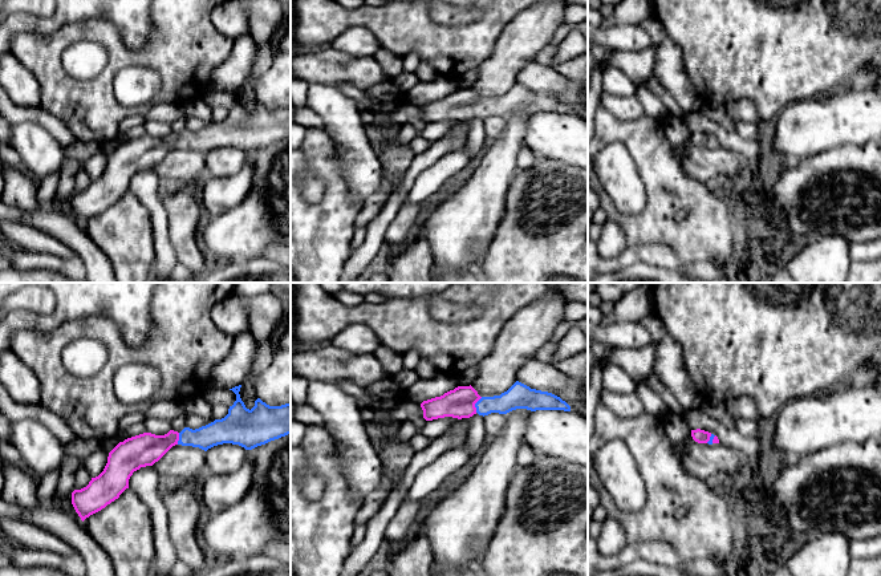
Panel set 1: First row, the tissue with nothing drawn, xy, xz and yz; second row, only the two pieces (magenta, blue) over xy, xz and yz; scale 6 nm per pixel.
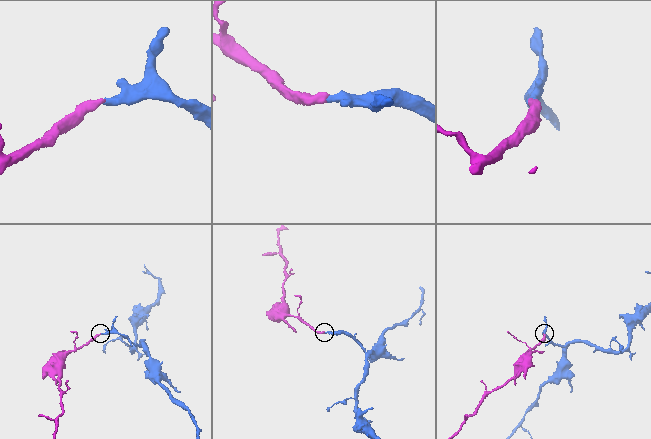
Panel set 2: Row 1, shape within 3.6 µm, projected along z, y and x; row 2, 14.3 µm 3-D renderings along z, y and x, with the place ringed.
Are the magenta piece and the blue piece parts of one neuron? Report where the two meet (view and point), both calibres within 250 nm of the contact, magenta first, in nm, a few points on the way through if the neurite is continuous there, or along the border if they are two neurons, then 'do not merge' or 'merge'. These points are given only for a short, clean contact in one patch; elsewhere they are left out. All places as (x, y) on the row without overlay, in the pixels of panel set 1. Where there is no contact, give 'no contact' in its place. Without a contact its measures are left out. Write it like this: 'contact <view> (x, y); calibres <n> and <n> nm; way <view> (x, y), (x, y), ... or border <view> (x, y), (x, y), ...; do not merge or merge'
contact xz (474, 108); calibres 180 and 130 nm; way xz (459, 105), (474, 108), (504, 106), (514, 101); merge

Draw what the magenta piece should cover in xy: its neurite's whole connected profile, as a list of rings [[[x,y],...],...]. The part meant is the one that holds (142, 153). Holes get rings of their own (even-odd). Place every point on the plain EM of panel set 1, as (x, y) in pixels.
[[[240,90],[232,93],[236,104],[222,122],[199,131],[184,130],[180,135],[170,133],[165,138],[143,135],[119,145],[107,159],[103,174],[89,187],[72,195],[72,207],[84,224],[119,200],[129,191],[129,182],[141,170],[153,169],[172,149],[192,149],[204,154],[232,146],[252,153],[291,137],[291,105],[269,109],[260,101],[249,113],[240,101]]]

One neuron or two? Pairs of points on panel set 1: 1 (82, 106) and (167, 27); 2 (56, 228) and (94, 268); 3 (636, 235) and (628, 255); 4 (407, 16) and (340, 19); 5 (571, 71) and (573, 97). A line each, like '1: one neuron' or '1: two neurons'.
1: one neuron
2: one neuron
3: two neurons
4: one neuron
5: one neuron

